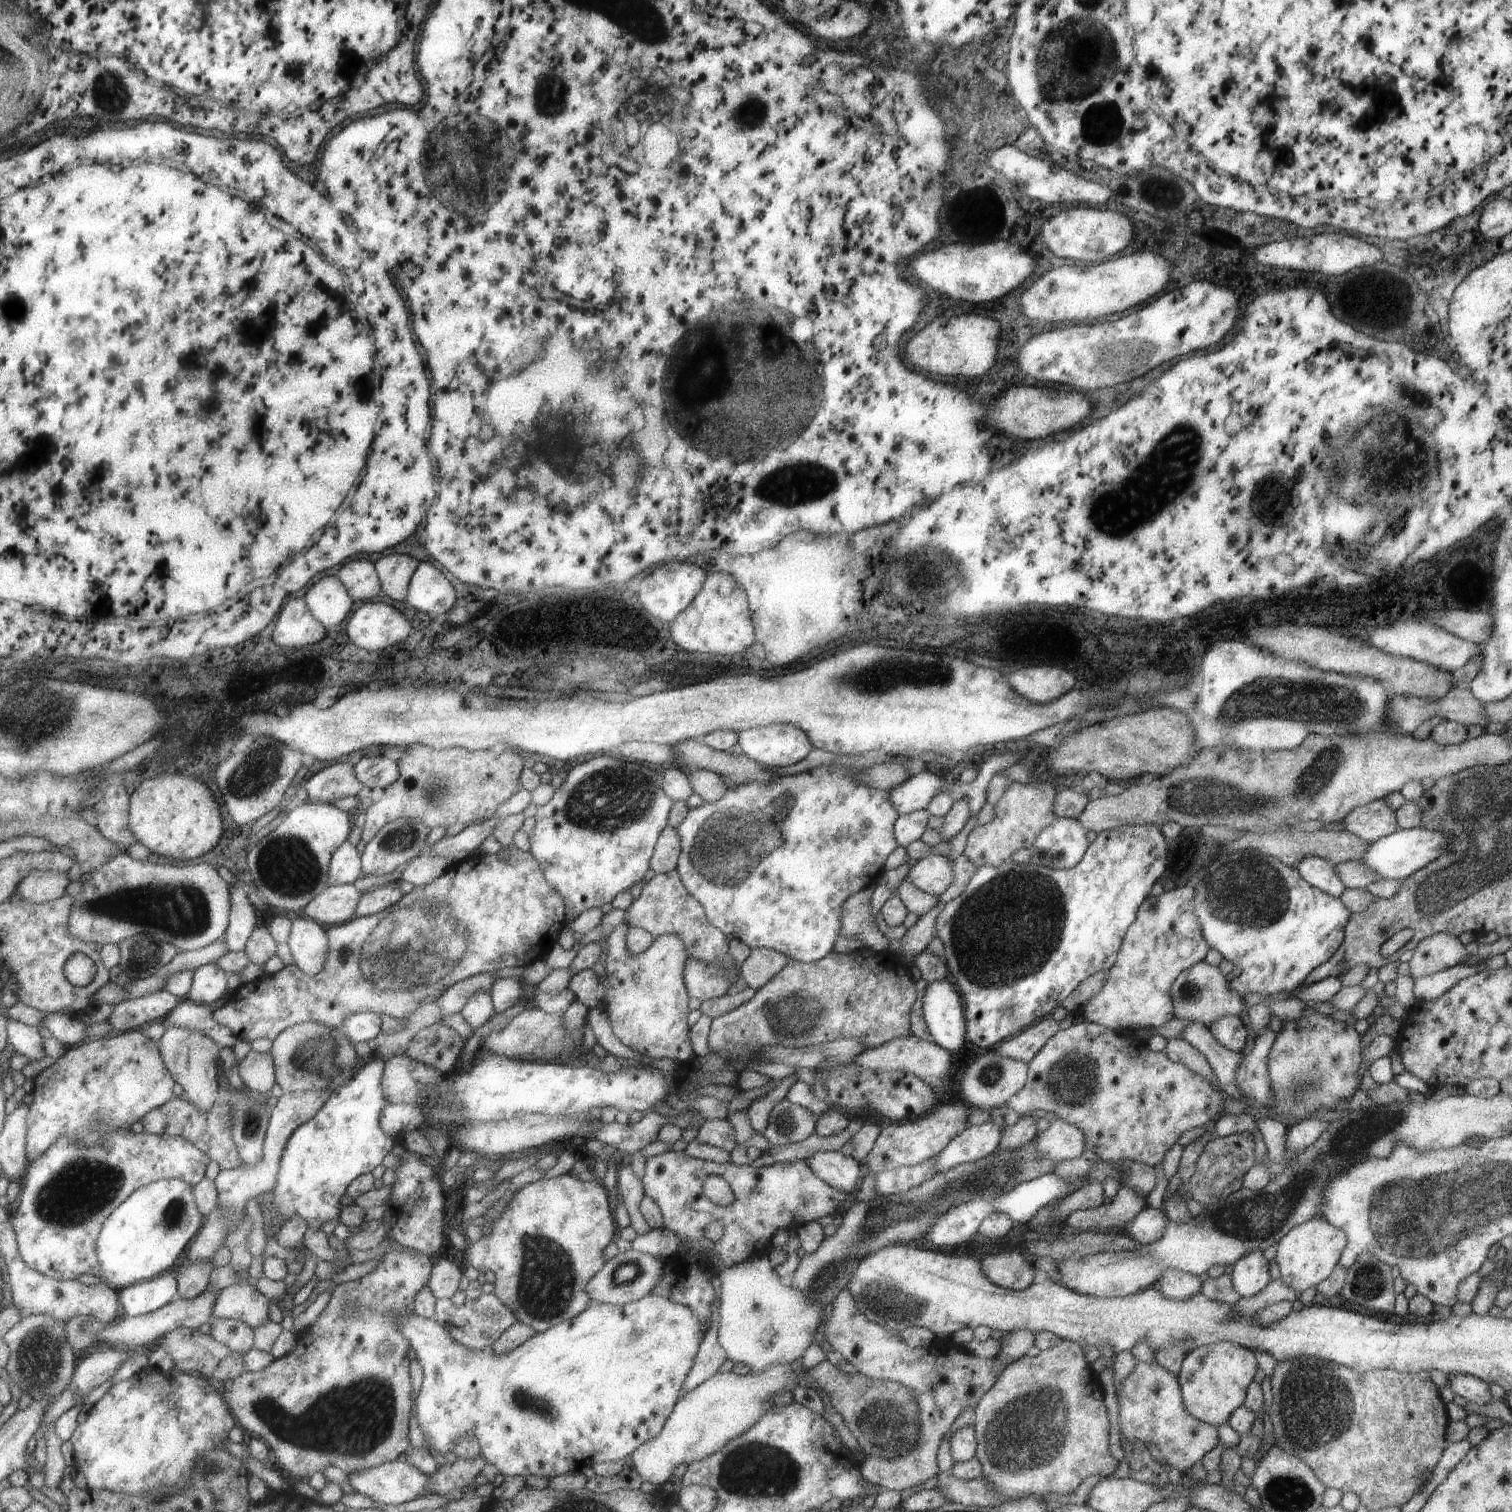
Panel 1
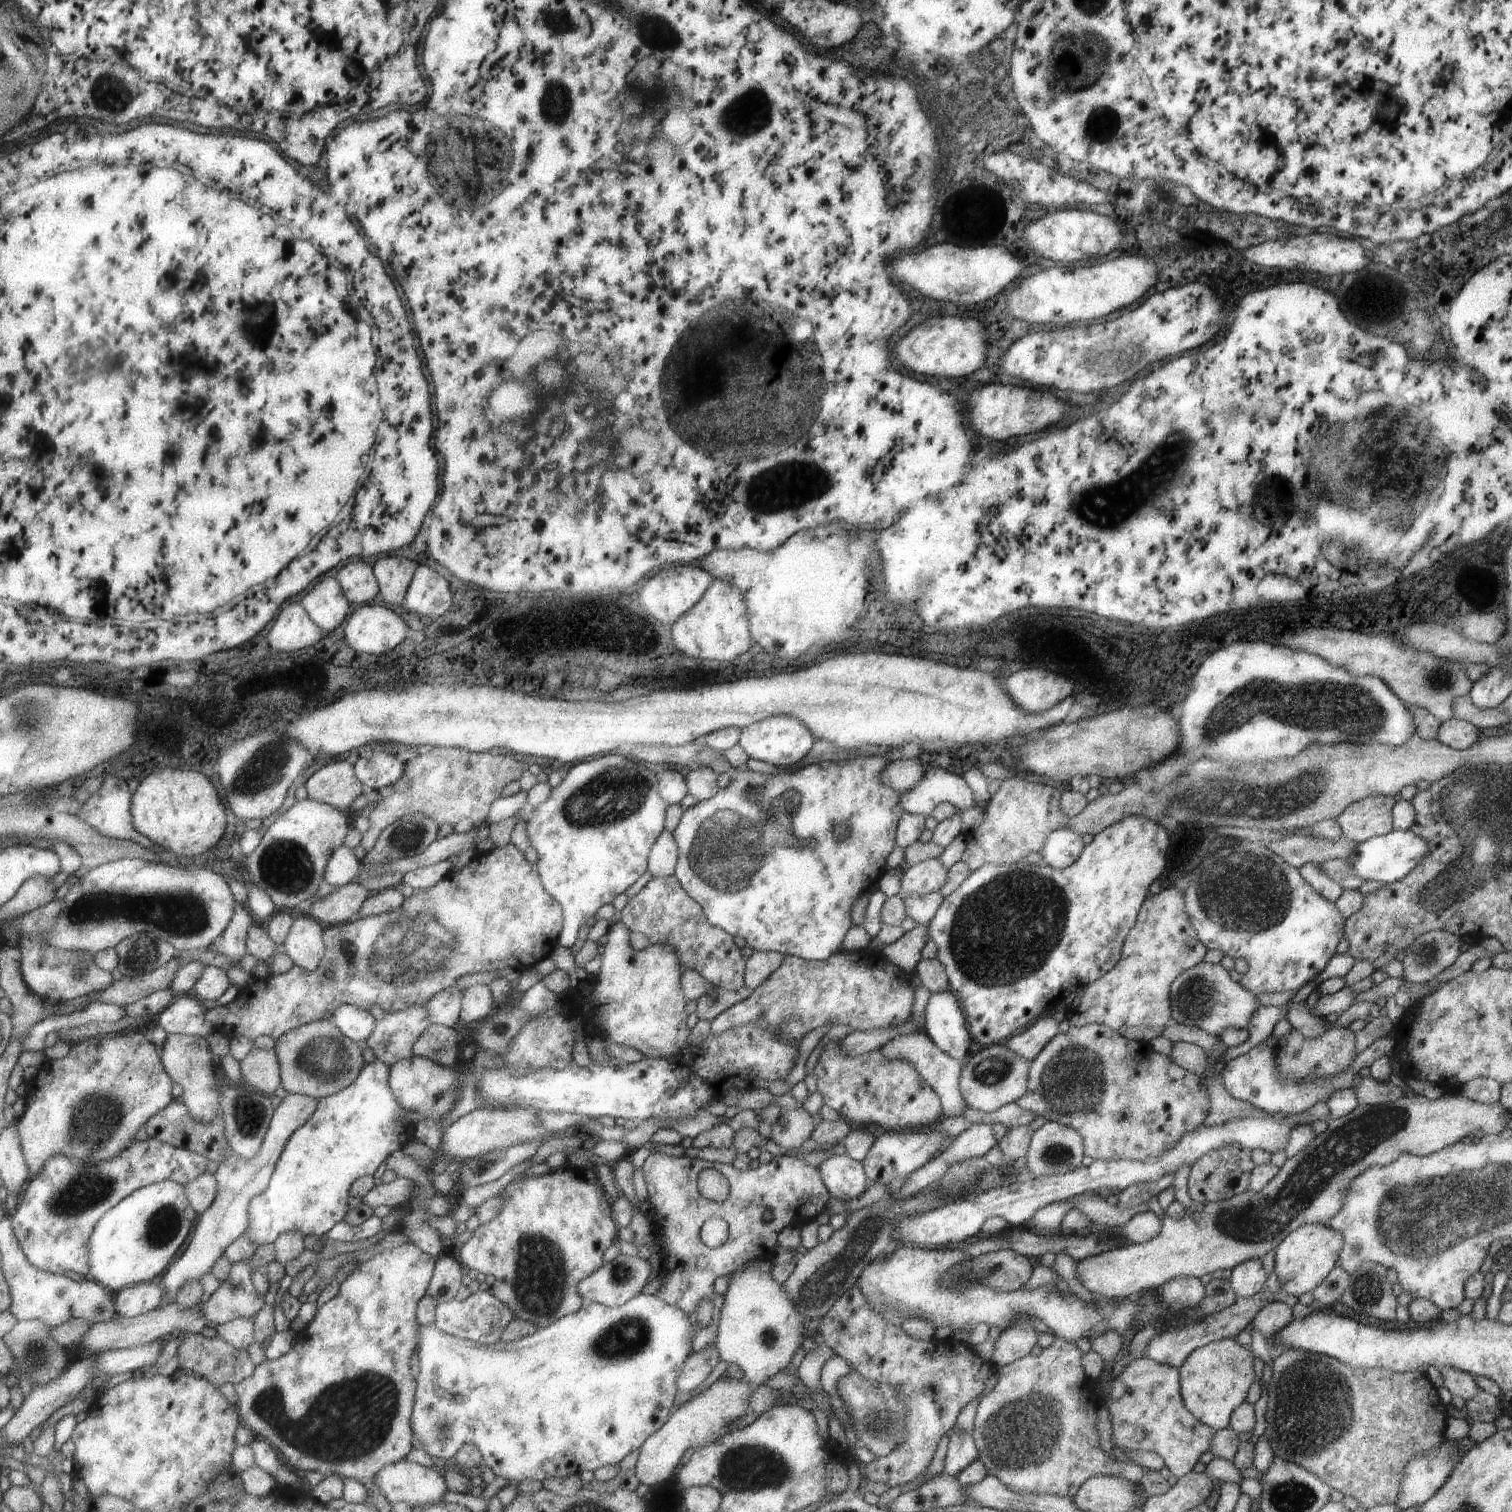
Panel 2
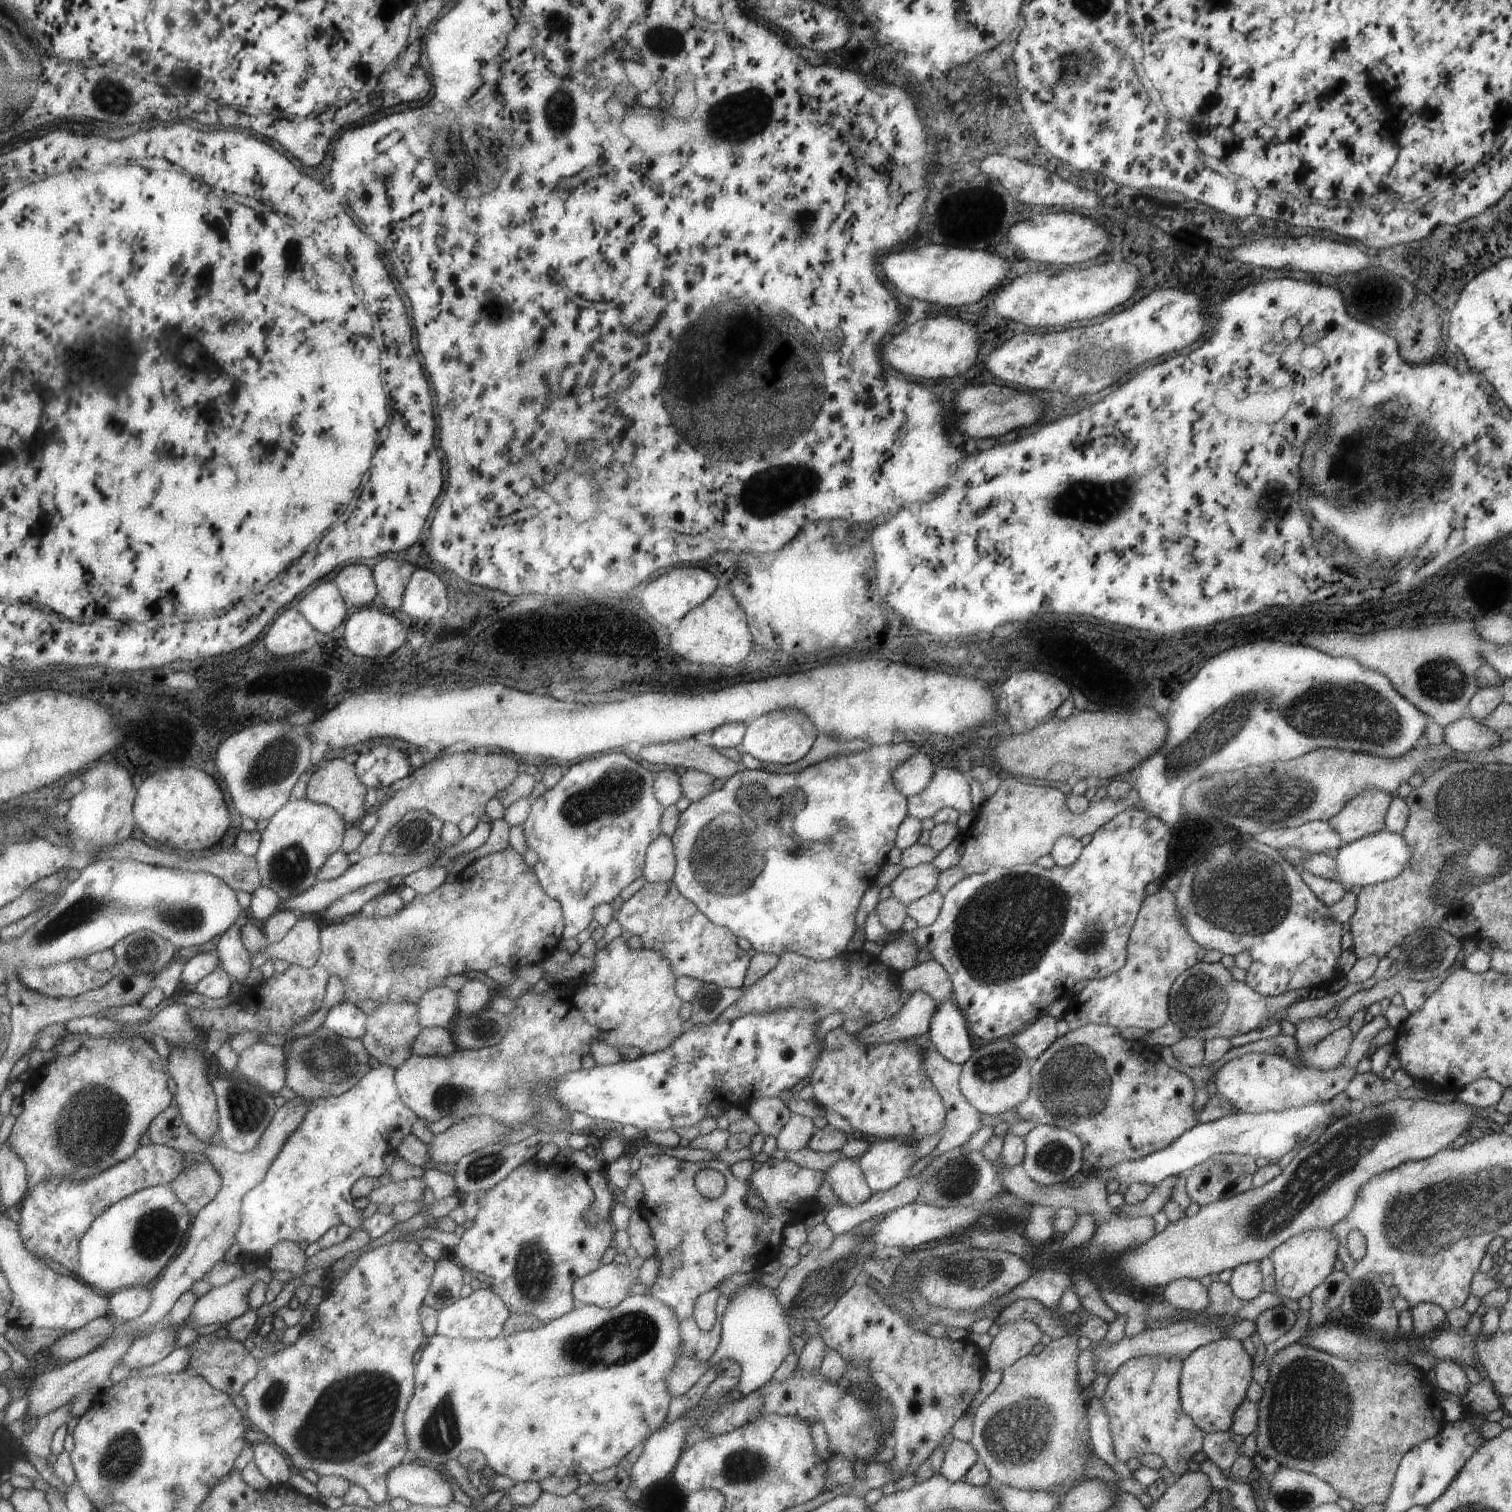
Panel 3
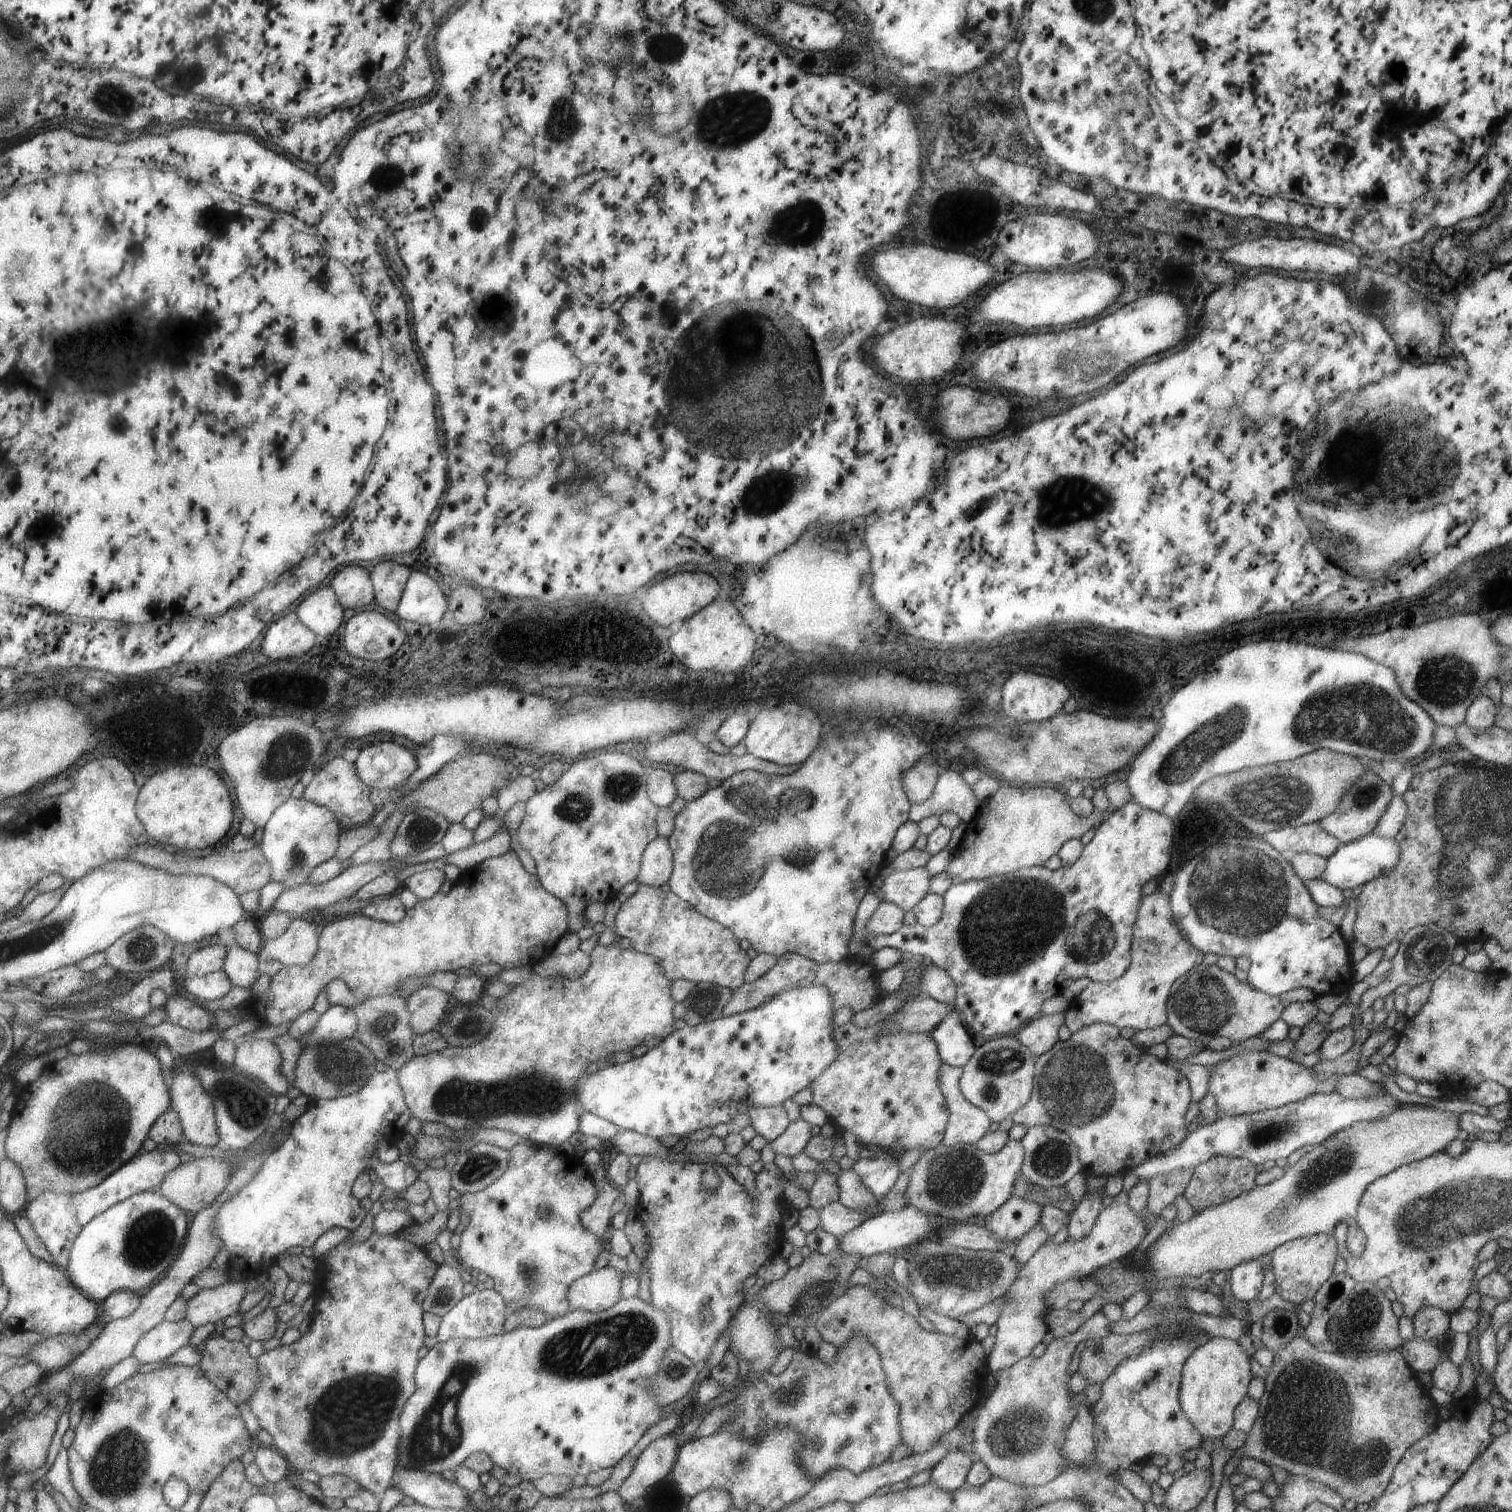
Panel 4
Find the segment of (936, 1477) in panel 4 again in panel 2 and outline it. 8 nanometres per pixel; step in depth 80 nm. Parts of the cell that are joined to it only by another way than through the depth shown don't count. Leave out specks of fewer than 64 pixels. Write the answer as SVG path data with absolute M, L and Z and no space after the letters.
M970 1431L950 1432L949 1441L946 1445L943 1472L954 1477L970 1462L977 1459L977 1455L978 1450Z

